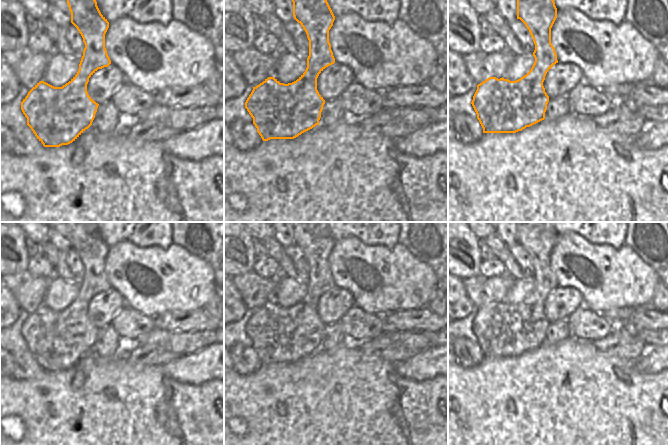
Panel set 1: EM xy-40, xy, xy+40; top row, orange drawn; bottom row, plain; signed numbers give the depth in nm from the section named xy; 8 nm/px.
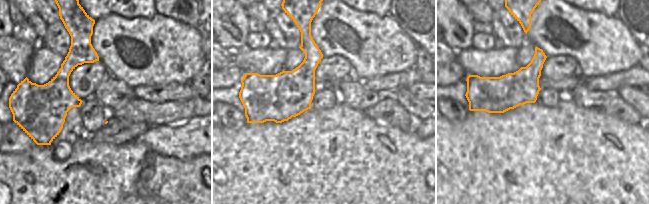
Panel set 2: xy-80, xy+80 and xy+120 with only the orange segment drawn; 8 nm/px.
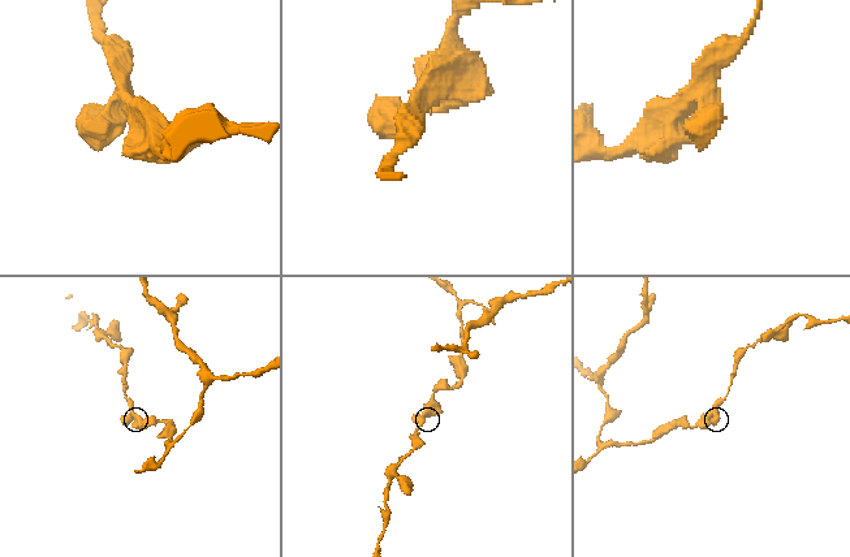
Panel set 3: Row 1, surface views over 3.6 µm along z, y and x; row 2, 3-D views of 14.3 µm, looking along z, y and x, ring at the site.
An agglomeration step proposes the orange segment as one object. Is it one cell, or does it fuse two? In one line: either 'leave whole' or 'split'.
leave whole

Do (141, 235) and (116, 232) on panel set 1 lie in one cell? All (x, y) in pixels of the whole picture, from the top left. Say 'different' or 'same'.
same

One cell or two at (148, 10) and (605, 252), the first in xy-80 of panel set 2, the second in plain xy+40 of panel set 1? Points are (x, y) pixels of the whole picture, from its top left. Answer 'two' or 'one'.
two

